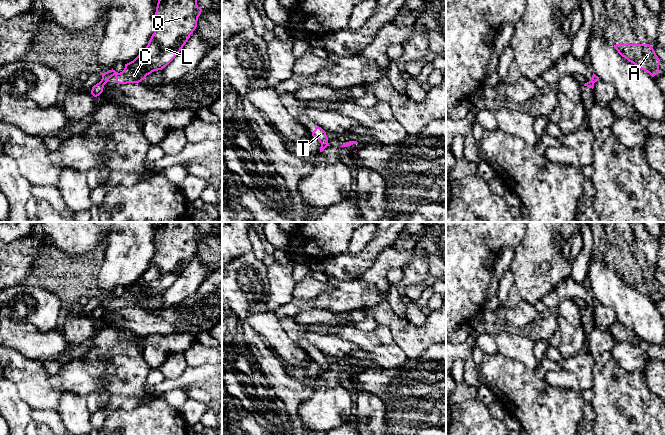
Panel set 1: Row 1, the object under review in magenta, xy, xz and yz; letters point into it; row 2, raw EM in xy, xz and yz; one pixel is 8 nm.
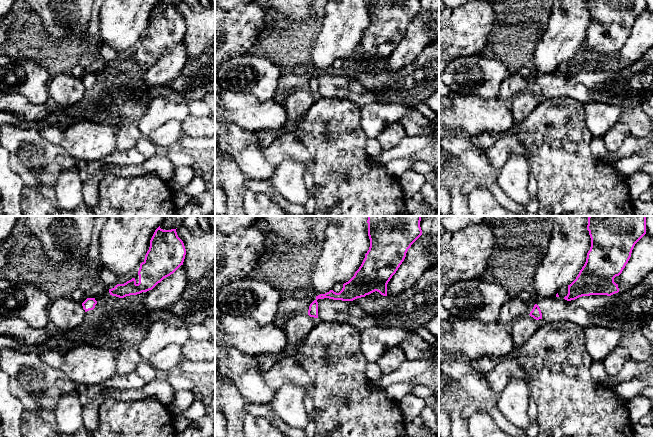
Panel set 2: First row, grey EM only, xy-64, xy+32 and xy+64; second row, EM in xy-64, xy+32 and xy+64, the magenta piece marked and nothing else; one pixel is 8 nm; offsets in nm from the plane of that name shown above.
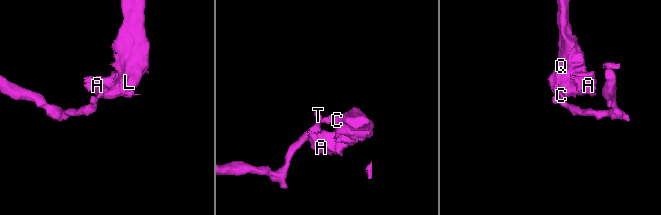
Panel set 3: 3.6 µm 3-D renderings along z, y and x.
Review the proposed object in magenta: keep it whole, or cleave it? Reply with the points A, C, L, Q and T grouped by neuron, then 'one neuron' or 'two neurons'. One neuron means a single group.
A C L Q / T; two neurons

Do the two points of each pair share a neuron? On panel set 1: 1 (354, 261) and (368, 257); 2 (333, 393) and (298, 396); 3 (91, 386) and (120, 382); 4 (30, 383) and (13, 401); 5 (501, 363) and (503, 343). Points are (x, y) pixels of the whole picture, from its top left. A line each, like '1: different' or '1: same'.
1: same
2: different
3: different
4: different
5: different

